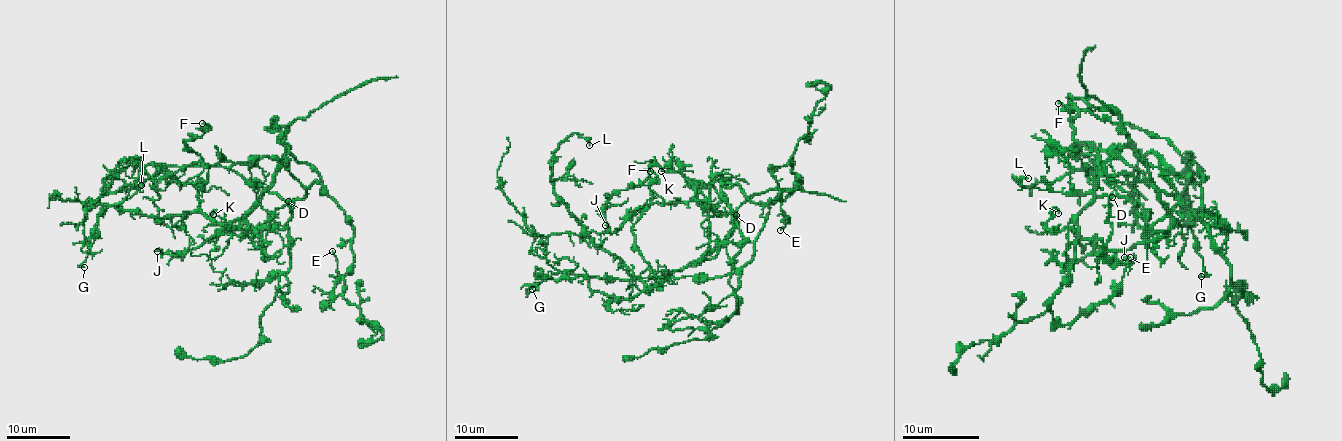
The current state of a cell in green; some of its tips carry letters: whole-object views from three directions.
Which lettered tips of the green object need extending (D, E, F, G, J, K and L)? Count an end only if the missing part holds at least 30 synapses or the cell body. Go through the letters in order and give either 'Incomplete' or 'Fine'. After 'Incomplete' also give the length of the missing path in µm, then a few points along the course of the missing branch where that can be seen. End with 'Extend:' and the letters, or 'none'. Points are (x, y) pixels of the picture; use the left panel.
D: Fine
E: Fine
F: Fine
G: Fine
J: Fine
K: Fine
L: Fine
Extend: none

